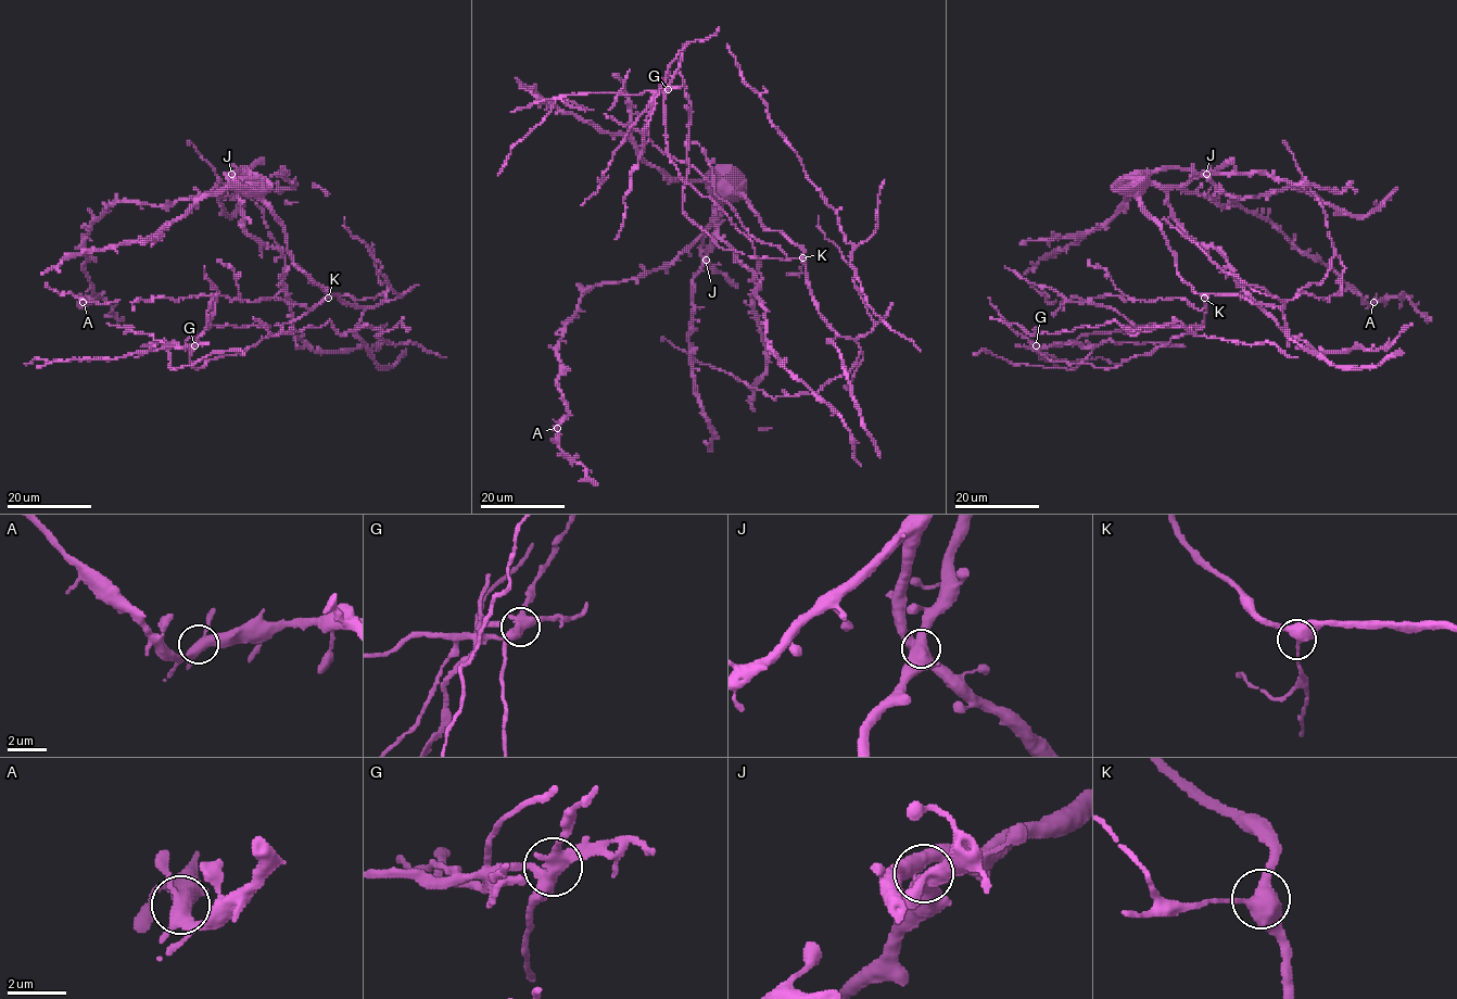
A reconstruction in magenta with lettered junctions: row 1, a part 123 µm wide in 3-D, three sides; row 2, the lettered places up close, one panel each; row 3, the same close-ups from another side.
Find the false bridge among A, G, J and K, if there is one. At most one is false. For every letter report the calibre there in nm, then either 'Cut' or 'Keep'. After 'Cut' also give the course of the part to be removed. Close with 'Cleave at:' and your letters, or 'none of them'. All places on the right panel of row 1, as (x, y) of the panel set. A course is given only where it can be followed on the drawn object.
A: Thickness 400 nm. Keep
G: Thickness 440 nm. Cut. Course of the part to remove: (1035, 346), (1081, 345), (1091, 352), (1071, 369), (1013, 365), (982, 349), (973, 352)
J: Thickness 440 nm. Keep
K: Thickness 440 nm. Keep
Cleave at: G

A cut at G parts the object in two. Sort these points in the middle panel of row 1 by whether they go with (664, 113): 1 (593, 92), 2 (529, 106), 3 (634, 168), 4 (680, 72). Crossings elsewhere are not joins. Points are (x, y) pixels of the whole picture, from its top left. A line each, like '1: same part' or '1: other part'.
1: other part
2: other part
3: other part
4: same part

